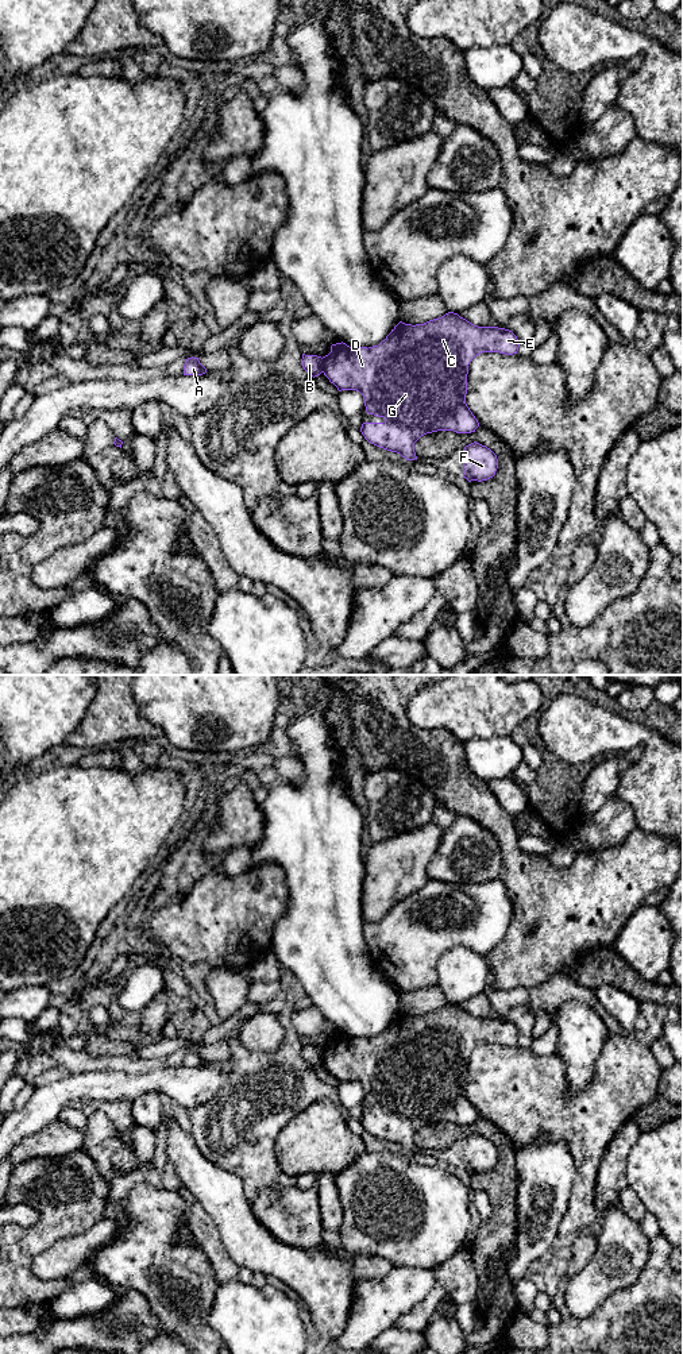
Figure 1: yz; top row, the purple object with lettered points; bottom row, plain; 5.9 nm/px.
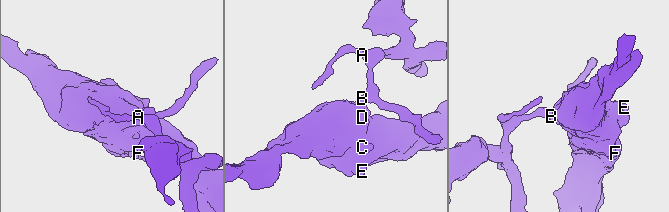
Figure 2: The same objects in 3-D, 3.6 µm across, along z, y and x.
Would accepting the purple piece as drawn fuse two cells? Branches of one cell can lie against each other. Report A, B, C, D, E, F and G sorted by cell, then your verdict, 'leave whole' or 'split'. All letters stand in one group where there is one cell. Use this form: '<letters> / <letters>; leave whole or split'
A B / C D E F G; split

